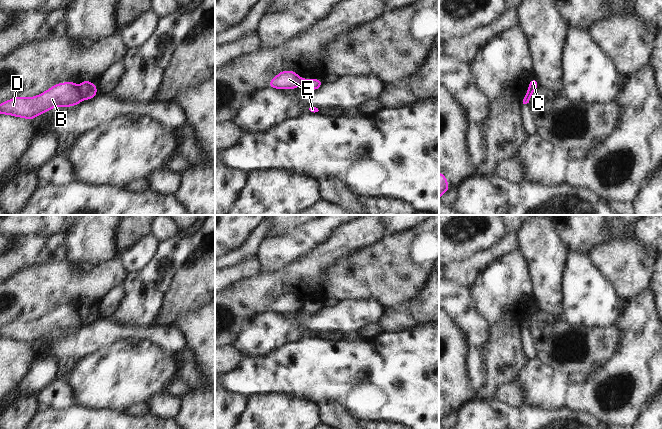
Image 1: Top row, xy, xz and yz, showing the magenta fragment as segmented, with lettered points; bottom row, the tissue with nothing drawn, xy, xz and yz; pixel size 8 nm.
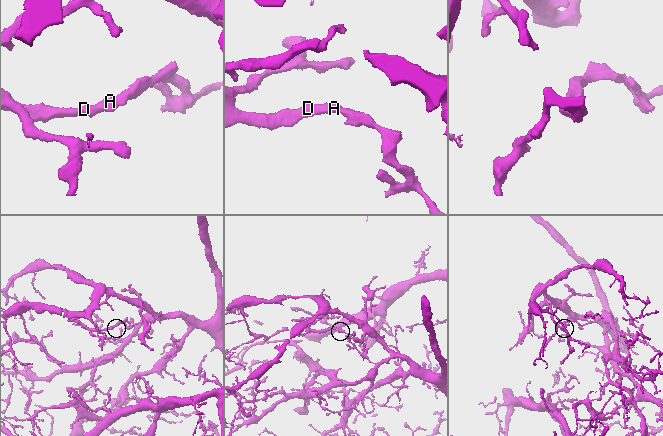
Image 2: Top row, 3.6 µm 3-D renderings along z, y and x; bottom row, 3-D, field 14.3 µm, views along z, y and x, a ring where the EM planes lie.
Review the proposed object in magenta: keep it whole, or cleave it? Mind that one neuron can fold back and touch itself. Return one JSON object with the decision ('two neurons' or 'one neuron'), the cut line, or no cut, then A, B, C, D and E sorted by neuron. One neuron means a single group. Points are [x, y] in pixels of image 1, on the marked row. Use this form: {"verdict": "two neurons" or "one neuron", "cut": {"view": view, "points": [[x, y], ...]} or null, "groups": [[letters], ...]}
{"verdict": "two neurons", "cut": {"view": "xy", "points": [[77, 88], [83, 98]]}, "groups": [["A", "B", "D"], ["C", "E"]]}

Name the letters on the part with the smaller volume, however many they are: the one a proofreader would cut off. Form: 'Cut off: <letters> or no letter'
Cut off: A, B, D

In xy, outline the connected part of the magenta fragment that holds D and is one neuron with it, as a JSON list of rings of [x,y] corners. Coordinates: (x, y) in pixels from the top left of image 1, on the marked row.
[[[75,82],[59,83],[42,94],[22,98],[15,97],[0,104],[0,113],[32,120],[37,115],[56,106],[74,106],[83,100]]]

